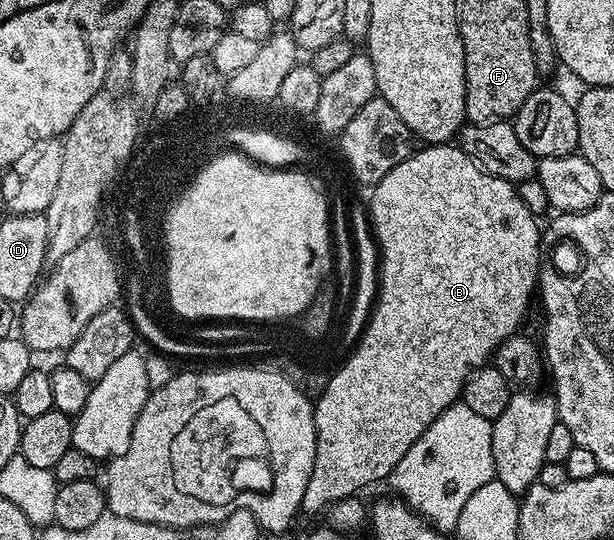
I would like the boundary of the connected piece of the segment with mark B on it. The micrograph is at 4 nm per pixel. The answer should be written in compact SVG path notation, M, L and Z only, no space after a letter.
M429 144L421 149L410 154L407 160L403 160L403 164L395 164L395 168L391 168L391 172L383 176L383 180L375 183L372 187L373 199L367 202L372 233L379 247L379 285L368 322L352 347L353 355L330 373L325 390L315 398L315 468L311 468L311 480L307 480L307 492L303 492L300 508L302 515L324 515L325 509L333 502L360 495L364 486L373 486L384 478L386 481L392 475L395 464L399 464L399 460L407 456L407 448L411 448L411 444L415 444L415 440L419 440L419 436L423 436L423 432L427 432L427 428L435 424L435 420L448 406L454 405L460 399L467 376L486 365L496 355L499 344L503 344L503 340L522 329L521 321L524 320L529 305L533 300L535 302L535 291L538 289L539 275L543 269L543 230L542 227L541 230L537 227L538 215L532 214L527 204L523 204L520 189L514 183L481 169L463 153L460 145Z

